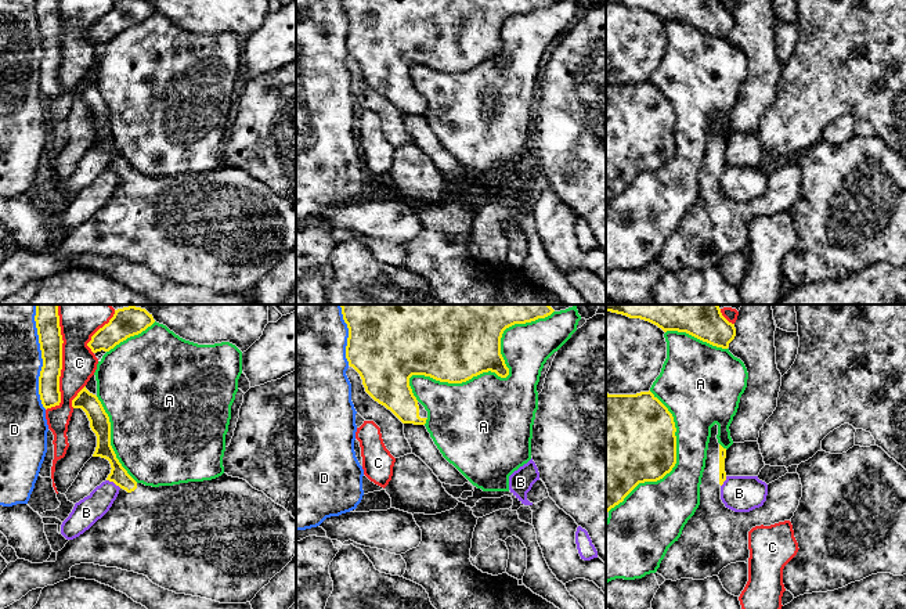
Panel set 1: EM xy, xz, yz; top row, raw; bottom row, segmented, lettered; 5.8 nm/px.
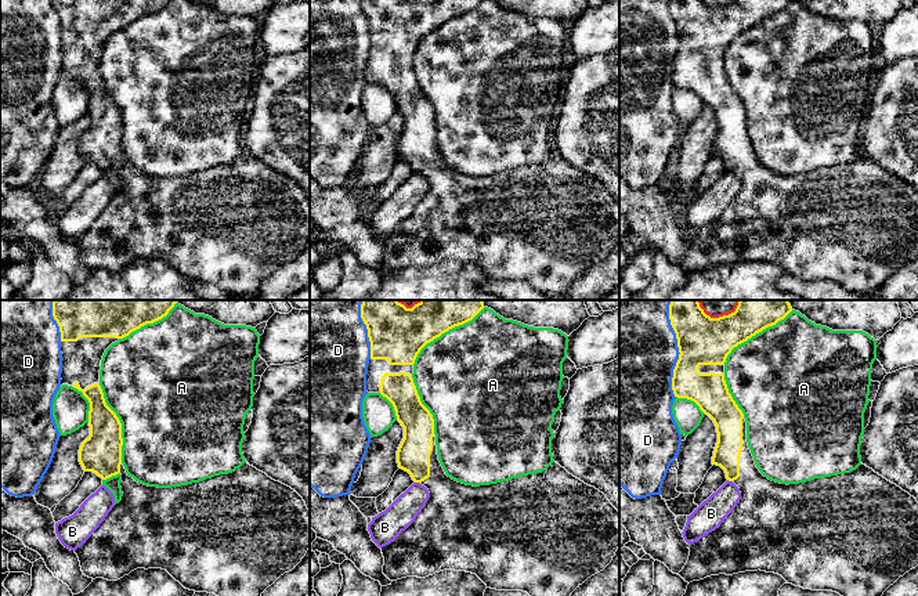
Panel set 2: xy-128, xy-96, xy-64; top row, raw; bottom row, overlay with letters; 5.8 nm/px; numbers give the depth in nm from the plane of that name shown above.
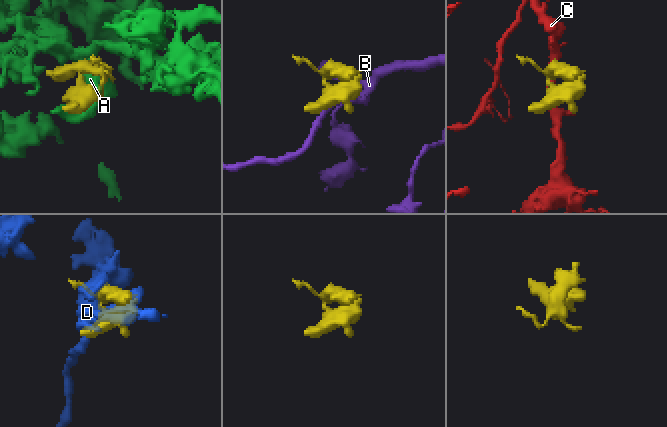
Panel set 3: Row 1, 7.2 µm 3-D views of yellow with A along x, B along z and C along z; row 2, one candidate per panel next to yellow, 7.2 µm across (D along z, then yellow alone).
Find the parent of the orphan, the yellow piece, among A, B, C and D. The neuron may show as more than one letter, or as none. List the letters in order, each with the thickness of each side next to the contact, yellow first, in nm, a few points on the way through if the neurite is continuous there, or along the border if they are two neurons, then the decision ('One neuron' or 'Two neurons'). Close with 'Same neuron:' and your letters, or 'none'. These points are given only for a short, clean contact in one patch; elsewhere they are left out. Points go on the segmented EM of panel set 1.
A: Thickness 380 nm (yellow) against 480 nm. Two neurons
B: Thickness 100 nm (yellow) against 160 nm. Boundary: xy (107, 479), (121, 487). Two neurons
C: Thickness 140 nm (yellow) against 220 nm. Two neurons
D: Thickness 140 nm (yellow) against 240 nm. Two neurons
Same neuron: none

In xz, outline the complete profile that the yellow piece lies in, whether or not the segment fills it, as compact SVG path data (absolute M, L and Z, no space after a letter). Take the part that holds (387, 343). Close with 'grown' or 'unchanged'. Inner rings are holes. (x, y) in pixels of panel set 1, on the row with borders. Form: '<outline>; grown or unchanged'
M340 304L343 320L349 328L349 338L346 346L346 358L349 365L353 367L361 376L365 392L379 404L390 410L403 424L425 425L427 411L416 400L409 386L412 375L430 376L440 382L462 383L483 372L495 372L501 378L509 375L509 368L501 354L501 338L506 328L515 324L526 324L538 318L551 316L555 310L549 304Z; grown

